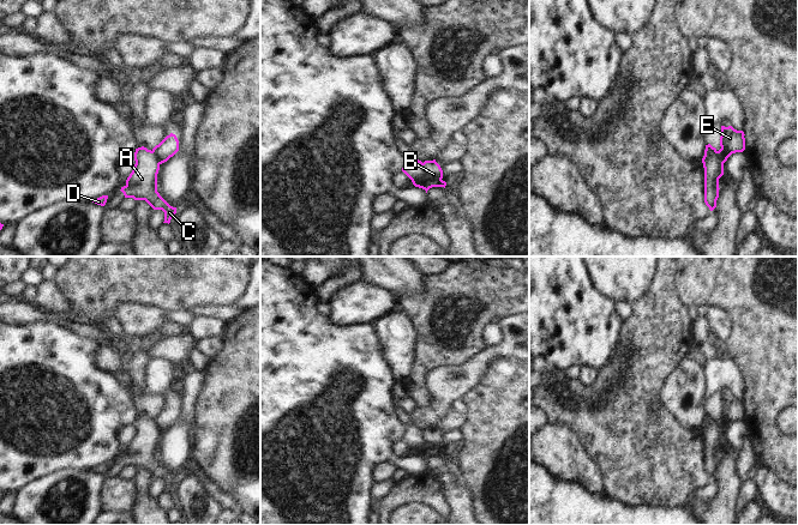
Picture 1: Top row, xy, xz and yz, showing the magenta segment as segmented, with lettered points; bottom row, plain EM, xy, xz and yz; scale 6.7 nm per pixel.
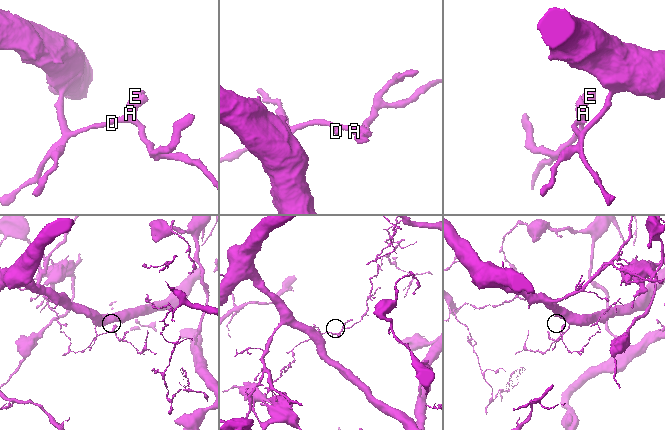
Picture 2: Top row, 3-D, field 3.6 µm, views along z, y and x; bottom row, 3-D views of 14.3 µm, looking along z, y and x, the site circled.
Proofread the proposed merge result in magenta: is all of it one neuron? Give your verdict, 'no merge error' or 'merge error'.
merge error

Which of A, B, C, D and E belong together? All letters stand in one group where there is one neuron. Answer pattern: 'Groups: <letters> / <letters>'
Groups: A C D / B E

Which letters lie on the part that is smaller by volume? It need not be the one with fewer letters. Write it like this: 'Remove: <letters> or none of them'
Remove: B, E

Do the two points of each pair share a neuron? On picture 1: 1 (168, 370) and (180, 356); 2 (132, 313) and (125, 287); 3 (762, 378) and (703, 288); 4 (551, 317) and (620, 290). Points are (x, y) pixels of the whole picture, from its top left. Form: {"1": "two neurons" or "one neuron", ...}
{"1": "two neurons", "2": "two neurons", "3": "one neuron", "4": "two neurons"}

